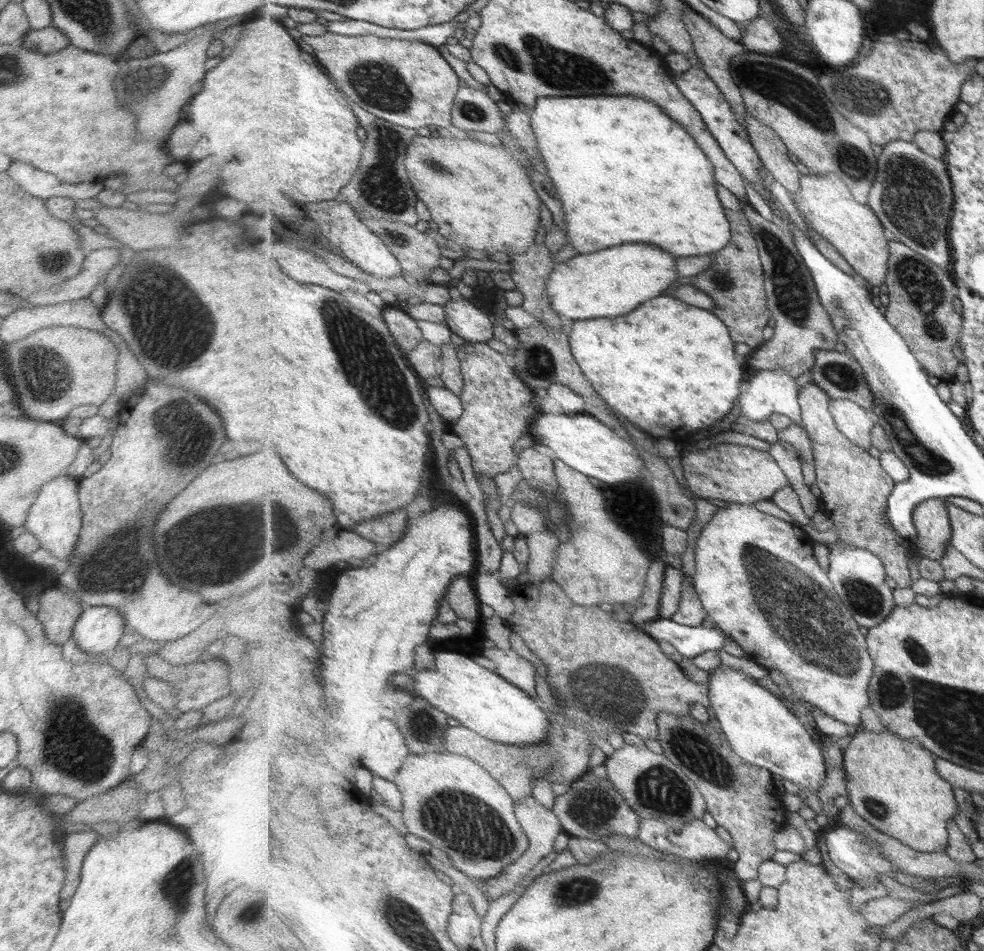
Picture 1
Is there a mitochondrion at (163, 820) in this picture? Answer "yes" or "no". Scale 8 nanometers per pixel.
no

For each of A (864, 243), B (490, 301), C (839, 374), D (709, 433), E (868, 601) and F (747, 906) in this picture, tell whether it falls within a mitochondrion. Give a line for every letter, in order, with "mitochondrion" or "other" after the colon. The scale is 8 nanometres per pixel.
A: other
B: other
C: mitochondrion
D: other
E: mitochondrion
F: other

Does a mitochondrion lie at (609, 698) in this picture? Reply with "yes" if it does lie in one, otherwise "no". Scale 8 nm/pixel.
yes

